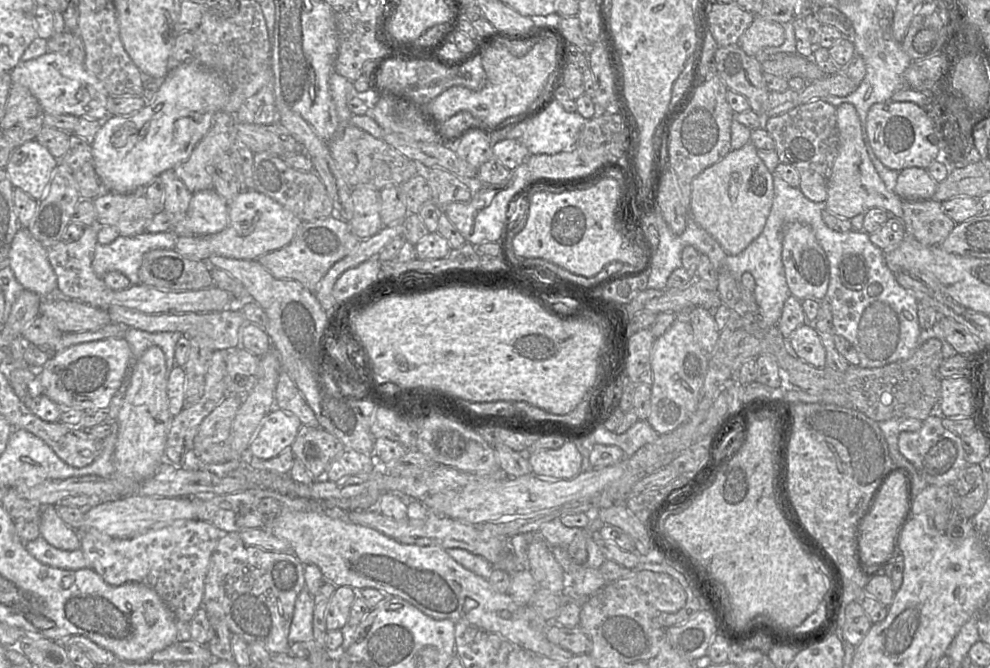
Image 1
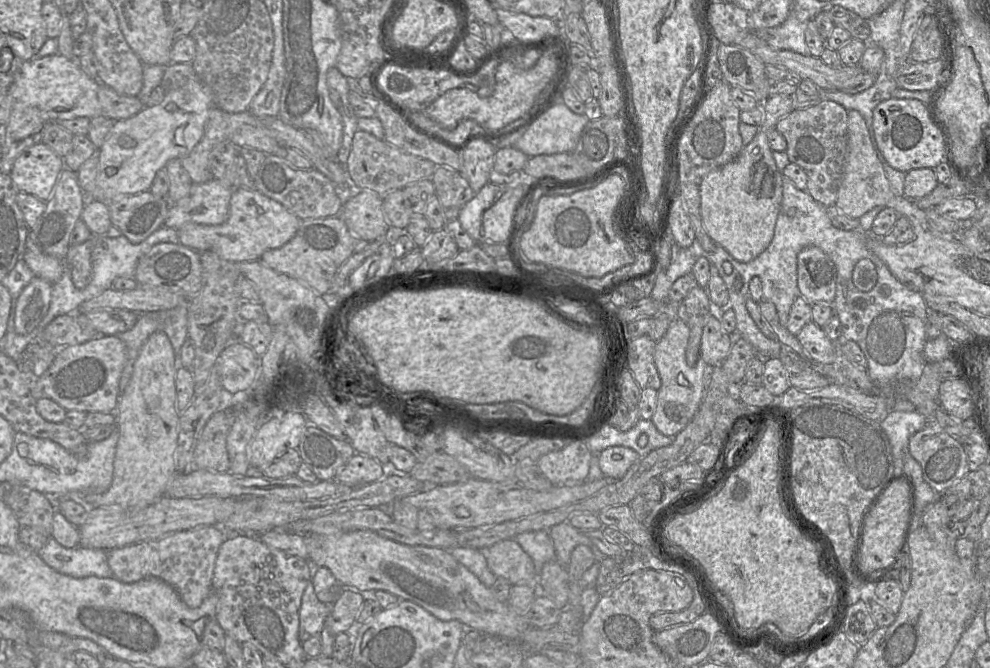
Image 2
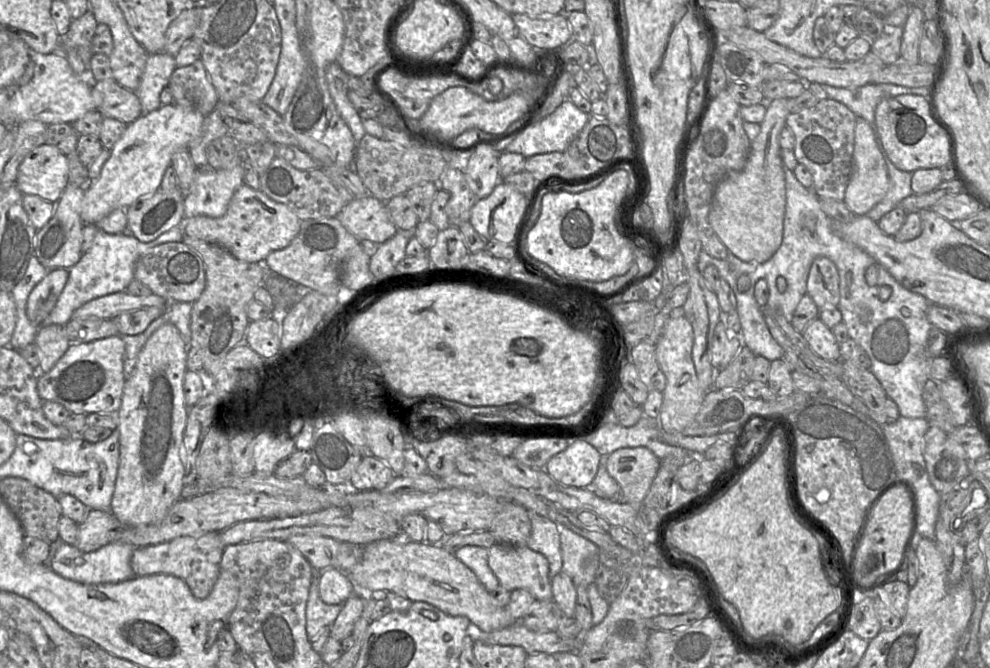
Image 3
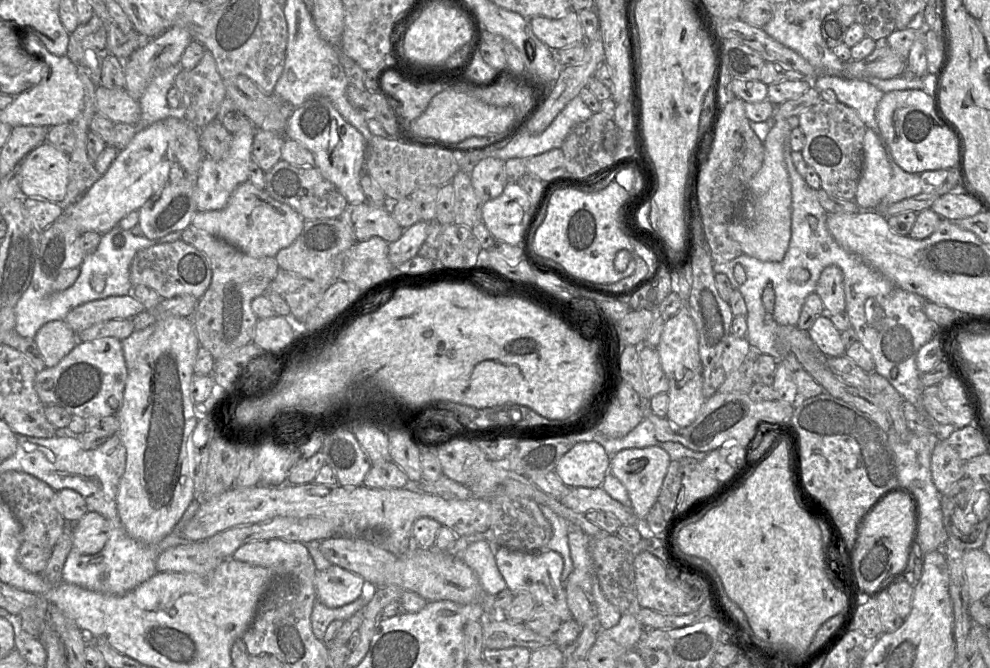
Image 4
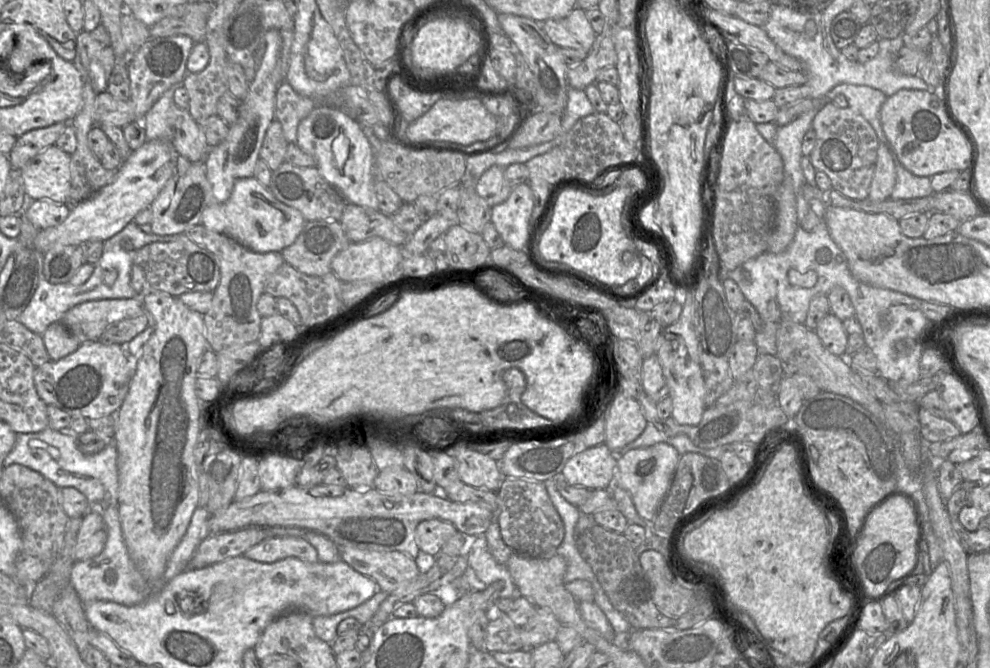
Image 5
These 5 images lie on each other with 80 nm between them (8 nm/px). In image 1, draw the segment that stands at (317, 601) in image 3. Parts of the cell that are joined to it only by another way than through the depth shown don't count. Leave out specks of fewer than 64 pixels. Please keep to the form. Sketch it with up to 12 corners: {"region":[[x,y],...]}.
{"region":[[297,596],[289,643],[313,639],[314,596]]}

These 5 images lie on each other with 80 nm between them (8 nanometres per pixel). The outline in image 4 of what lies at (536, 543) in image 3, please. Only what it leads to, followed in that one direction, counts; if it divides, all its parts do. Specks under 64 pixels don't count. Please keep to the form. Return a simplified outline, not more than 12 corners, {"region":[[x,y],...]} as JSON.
{"region":[[546,506],[540,508],[553,530],[545,550],[562,556],[561,579],[573,570],[568,543],[569,522]]}

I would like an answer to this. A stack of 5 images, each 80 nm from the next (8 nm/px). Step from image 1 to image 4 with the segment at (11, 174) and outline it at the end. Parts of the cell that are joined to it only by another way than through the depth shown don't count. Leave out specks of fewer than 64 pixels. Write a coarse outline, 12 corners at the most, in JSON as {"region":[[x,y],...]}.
{"region":[[50,143],[21,162],[20,190],[61,203],[69,156]]}

